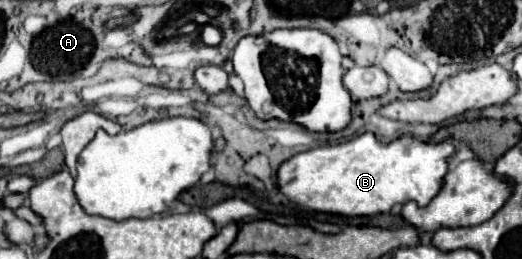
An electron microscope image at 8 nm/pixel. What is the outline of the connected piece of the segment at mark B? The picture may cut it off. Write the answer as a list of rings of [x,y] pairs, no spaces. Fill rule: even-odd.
[[[363,133],[347,143],[325,145],[317,149],[309,149],[305,153],[297,153],[287,159],[277,171],[279,191],[297,205],[303,205],[309,211],[335,213],[345,217],[365,217],[387,213],[397,203],[415,201],[417,205],[427,205],[441,189],[443,177],[447,173],[447,161],[453,155],[453,145],[449,141],[443,143],[427,143],[413,137],[399,137],[393,143],[379,143],[373,133]]]

